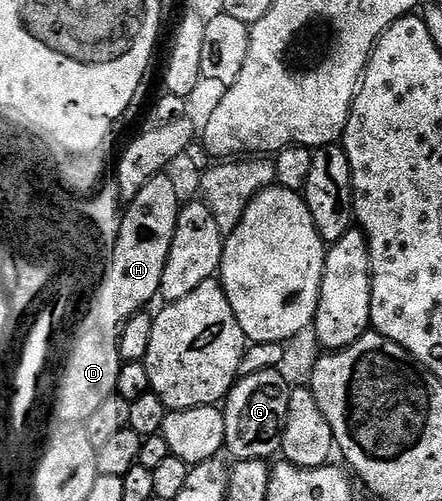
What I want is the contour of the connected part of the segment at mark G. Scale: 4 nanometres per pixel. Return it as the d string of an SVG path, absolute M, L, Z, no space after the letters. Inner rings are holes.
M279 370L262 372L261 374L249 374L235 381L234 388L225 397L225 407L223 417L225 418L225 438L227 439L225 448L229 453L235 455L236 461L240 460L265 460L270 461L271 456L278 457L283 447L285 438L285 422L289 418L289 398L291 388L284 373Z

